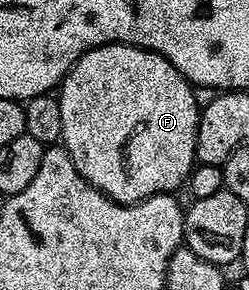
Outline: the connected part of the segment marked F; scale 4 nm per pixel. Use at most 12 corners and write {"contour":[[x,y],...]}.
{"contour":[[94,48],[62,147],[118,204],[186,185],[201,105],[165,58]]}

